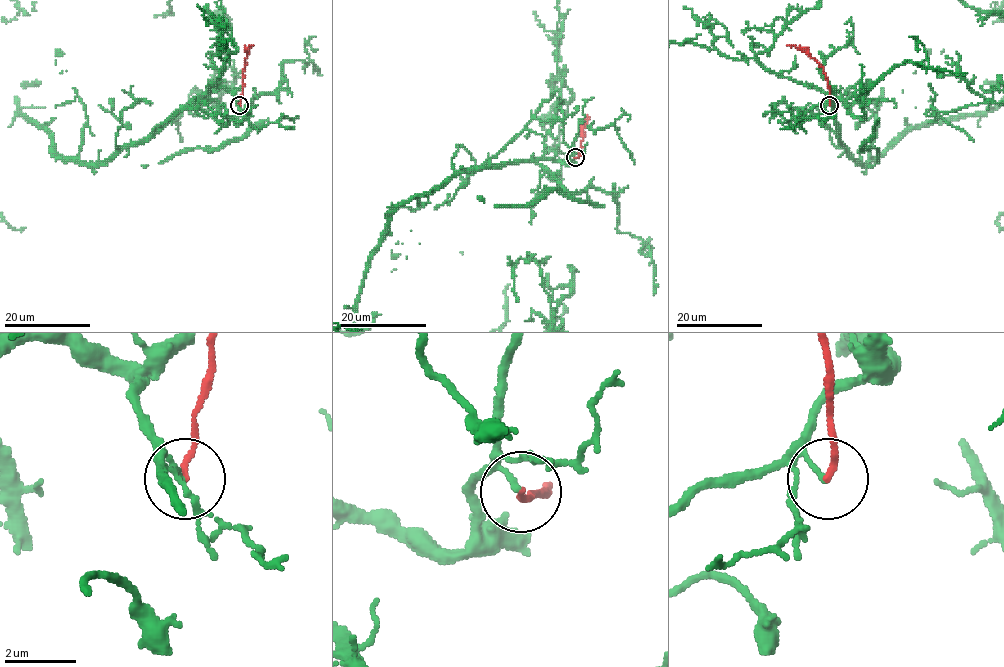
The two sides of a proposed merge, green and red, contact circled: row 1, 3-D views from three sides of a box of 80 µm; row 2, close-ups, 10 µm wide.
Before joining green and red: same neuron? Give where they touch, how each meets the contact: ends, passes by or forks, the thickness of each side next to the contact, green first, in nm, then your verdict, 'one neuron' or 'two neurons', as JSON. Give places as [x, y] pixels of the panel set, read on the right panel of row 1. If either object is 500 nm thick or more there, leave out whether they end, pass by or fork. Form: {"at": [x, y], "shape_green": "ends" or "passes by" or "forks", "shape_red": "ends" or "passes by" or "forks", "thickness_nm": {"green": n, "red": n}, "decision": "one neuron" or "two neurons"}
{"at": [829, 105], "shape_green": "ends", "shape_red": "ends", "thickness_nm": {"green": 140, "red": 160}, "decision": "two neurons"}

